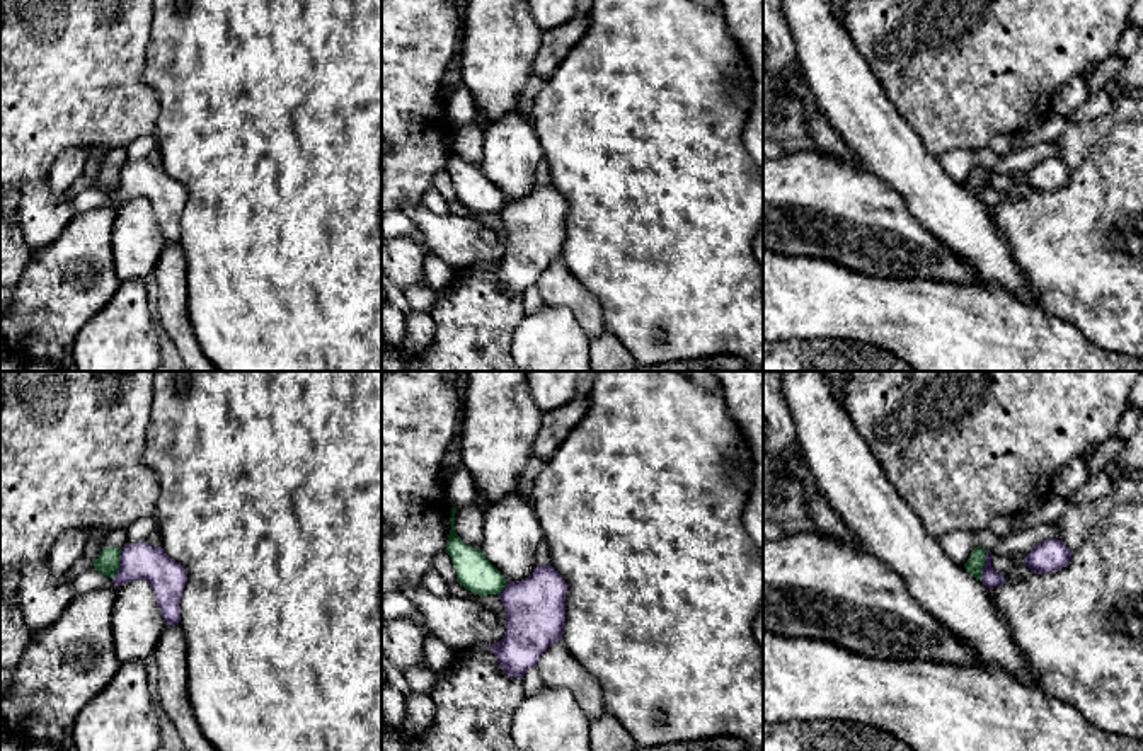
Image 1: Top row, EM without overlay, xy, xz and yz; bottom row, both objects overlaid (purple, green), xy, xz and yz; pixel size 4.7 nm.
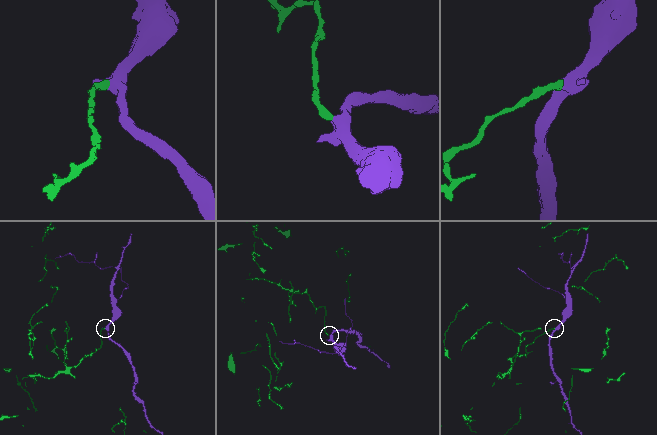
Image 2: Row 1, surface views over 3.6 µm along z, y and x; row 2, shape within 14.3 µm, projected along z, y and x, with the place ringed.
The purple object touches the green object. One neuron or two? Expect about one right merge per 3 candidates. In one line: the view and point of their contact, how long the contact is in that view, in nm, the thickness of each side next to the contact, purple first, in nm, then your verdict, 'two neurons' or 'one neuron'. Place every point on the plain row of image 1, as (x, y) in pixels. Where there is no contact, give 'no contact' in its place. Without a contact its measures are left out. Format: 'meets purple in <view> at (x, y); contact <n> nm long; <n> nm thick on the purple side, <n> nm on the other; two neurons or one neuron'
meets purple in xy at (120, 184); contact 150 nm long; 180 nm thick on the purple side, 110 nm on the other; two neurons

